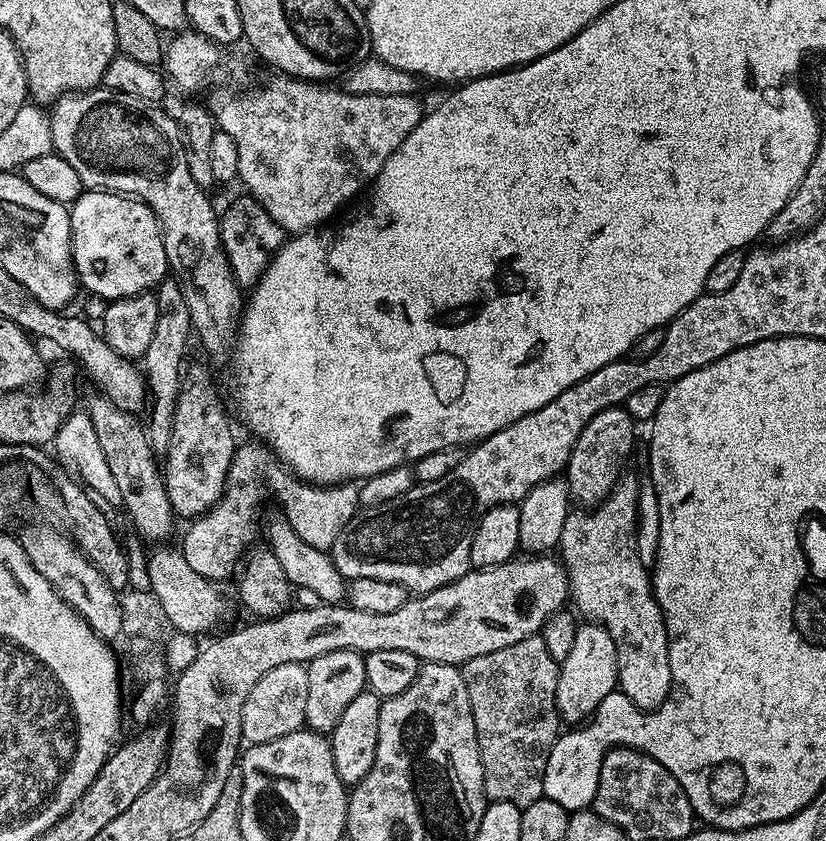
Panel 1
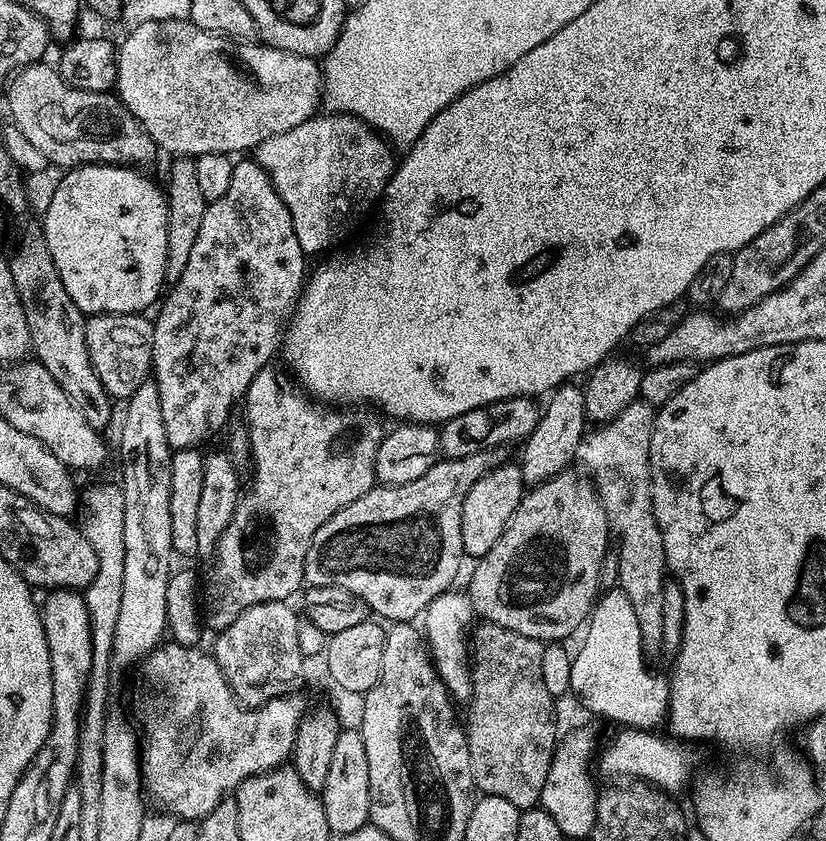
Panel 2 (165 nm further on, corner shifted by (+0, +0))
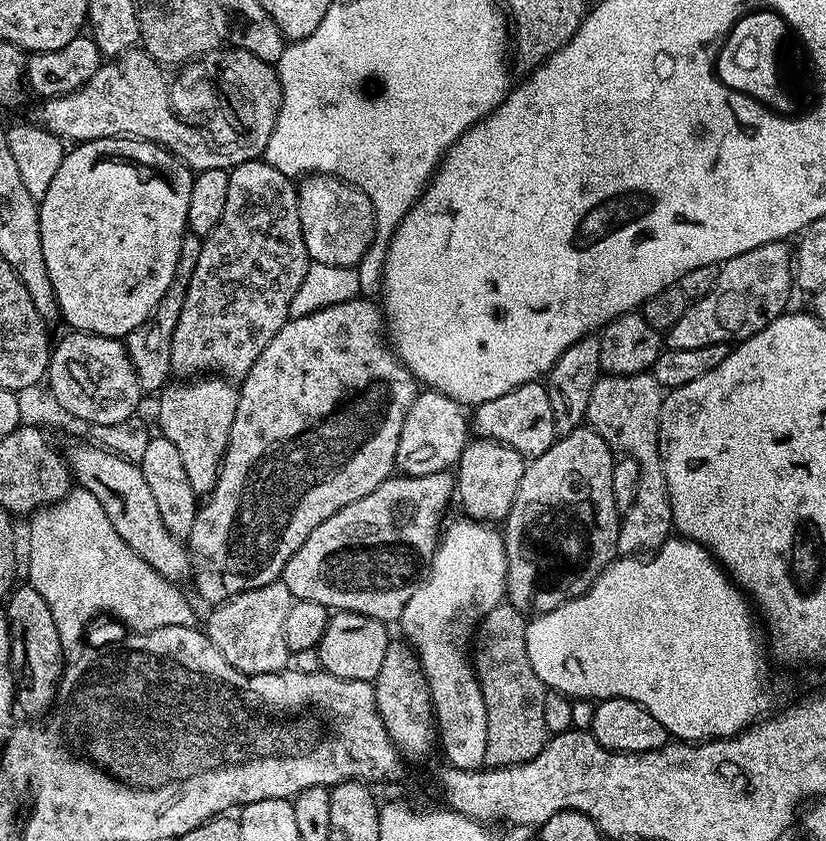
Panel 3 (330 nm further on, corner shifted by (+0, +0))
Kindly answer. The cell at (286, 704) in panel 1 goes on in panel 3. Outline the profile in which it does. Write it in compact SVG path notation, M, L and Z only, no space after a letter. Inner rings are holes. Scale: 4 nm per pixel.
M283 579L246 590L222 604L215 605L208 616L206 631L210 642L238 671L253 676L283 672L289 667L290 653L286 646L286 614L293 598Z

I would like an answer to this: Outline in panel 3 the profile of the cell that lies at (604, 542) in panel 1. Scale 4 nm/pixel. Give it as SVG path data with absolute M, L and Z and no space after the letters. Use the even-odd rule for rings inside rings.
M651 371L637 372L634 376L620 376L620 388L616 388L616 400L612 400L612 408L608 408L608 416L604 416L604 441L613 448L629 452L640 467L640 485L636 488L636 501L623 513L618 534L618 549L624 554L640 554L645 550L655 550L669 539L672 527L672 507L670 494L666 486L664 459L660 456L660 412L656 408L648 408L648 412L640 412L636 404L640 400L648 400L644 396L644 388L661 388L652 376Z

